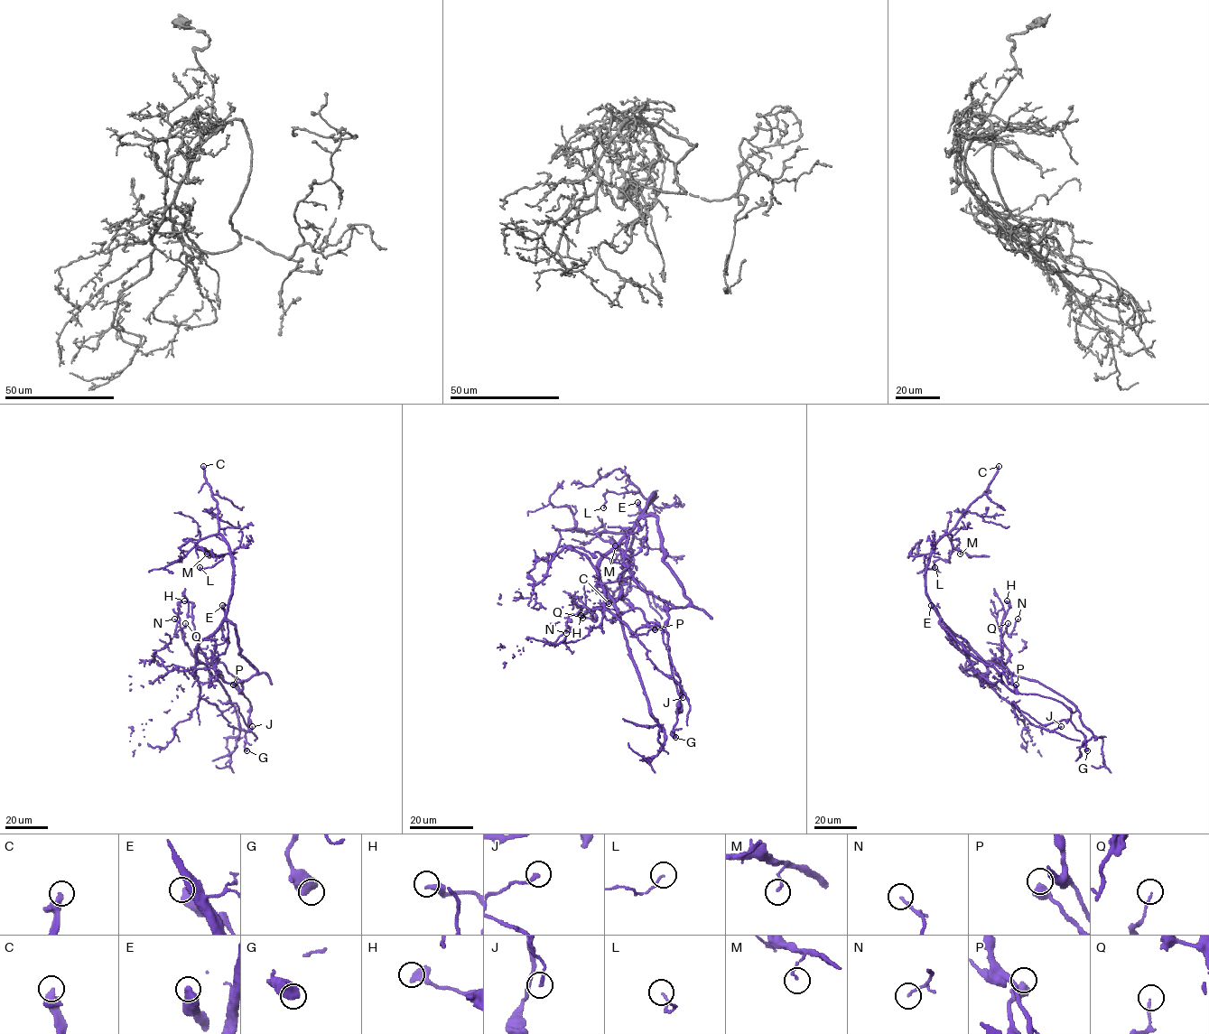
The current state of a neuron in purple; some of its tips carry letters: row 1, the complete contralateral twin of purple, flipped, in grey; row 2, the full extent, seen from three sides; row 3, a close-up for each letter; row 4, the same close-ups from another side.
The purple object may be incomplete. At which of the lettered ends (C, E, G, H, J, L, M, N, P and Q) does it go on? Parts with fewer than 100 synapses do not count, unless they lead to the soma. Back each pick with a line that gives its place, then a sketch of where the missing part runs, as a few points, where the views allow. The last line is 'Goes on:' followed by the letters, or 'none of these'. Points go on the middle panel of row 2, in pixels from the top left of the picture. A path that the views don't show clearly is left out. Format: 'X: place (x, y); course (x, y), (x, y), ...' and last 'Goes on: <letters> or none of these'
C: place (609, 603); course (609, 603), (619, 604), (602, 615), (607, 619), (607, 627), (597, 641), (581, 646), (565, 645), (568, 643)
Goes on: C

